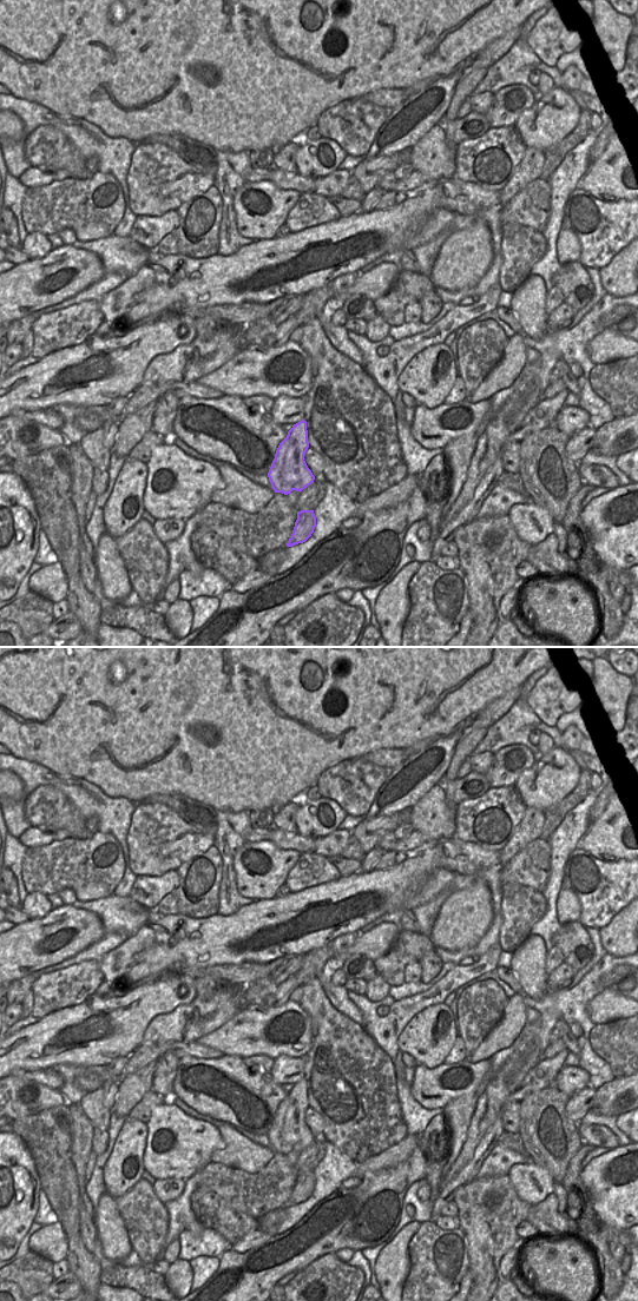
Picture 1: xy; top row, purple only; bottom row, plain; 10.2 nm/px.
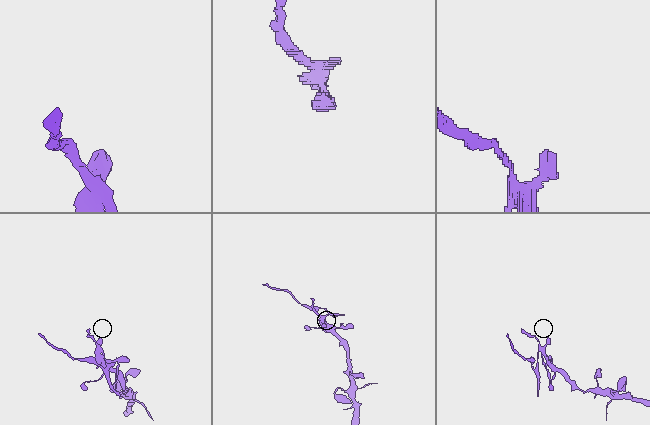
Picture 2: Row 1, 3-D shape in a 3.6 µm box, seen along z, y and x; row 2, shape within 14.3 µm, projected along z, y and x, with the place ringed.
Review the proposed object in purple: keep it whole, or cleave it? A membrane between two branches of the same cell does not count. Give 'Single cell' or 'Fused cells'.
Fused cells

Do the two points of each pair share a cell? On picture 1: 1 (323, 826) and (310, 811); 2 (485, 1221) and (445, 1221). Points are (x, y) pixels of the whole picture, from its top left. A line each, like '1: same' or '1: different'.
1: same
2: different

